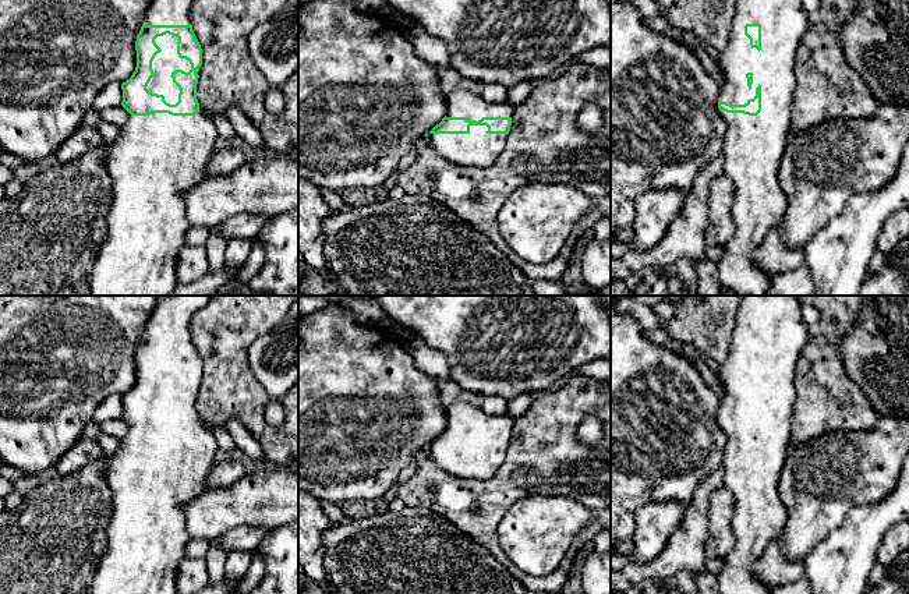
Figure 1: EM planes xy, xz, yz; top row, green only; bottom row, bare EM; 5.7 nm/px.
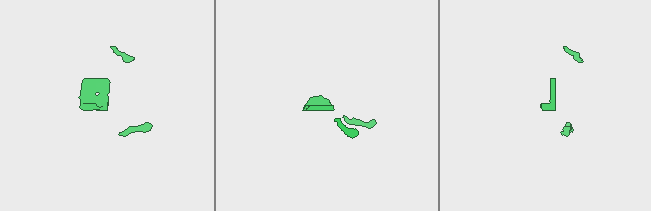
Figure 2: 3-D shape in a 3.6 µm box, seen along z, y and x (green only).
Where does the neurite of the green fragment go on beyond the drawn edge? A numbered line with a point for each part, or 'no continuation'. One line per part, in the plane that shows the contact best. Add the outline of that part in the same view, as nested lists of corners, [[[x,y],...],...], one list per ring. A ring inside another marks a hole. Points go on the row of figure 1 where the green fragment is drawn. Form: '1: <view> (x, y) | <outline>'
1: xy (166, 62) | [[[166,33],[163,36],[158,36],[155,42],[162,52],[158,53],[152,61],[155,75],[151,78],[146,89],[152,93],[163,95],[167,103],[176,105],[178,102],[180,89],[170,75],[176,70],[188,73],[191,70],[191,64],[188,60],[178,57],[177,36]]]

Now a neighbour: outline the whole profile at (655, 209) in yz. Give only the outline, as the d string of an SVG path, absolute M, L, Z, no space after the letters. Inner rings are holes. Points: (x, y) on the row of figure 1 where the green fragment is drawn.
M666 188L646 191L636 199L632 251L647 251L664 238L669 224L679 216L685 197L686 191Z

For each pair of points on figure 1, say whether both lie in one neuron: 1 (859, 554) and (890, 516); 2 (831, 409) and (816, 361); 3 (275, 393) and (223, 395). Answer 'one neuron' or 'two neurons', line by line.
1: one neuron
2: one neuron
3: two neurons

